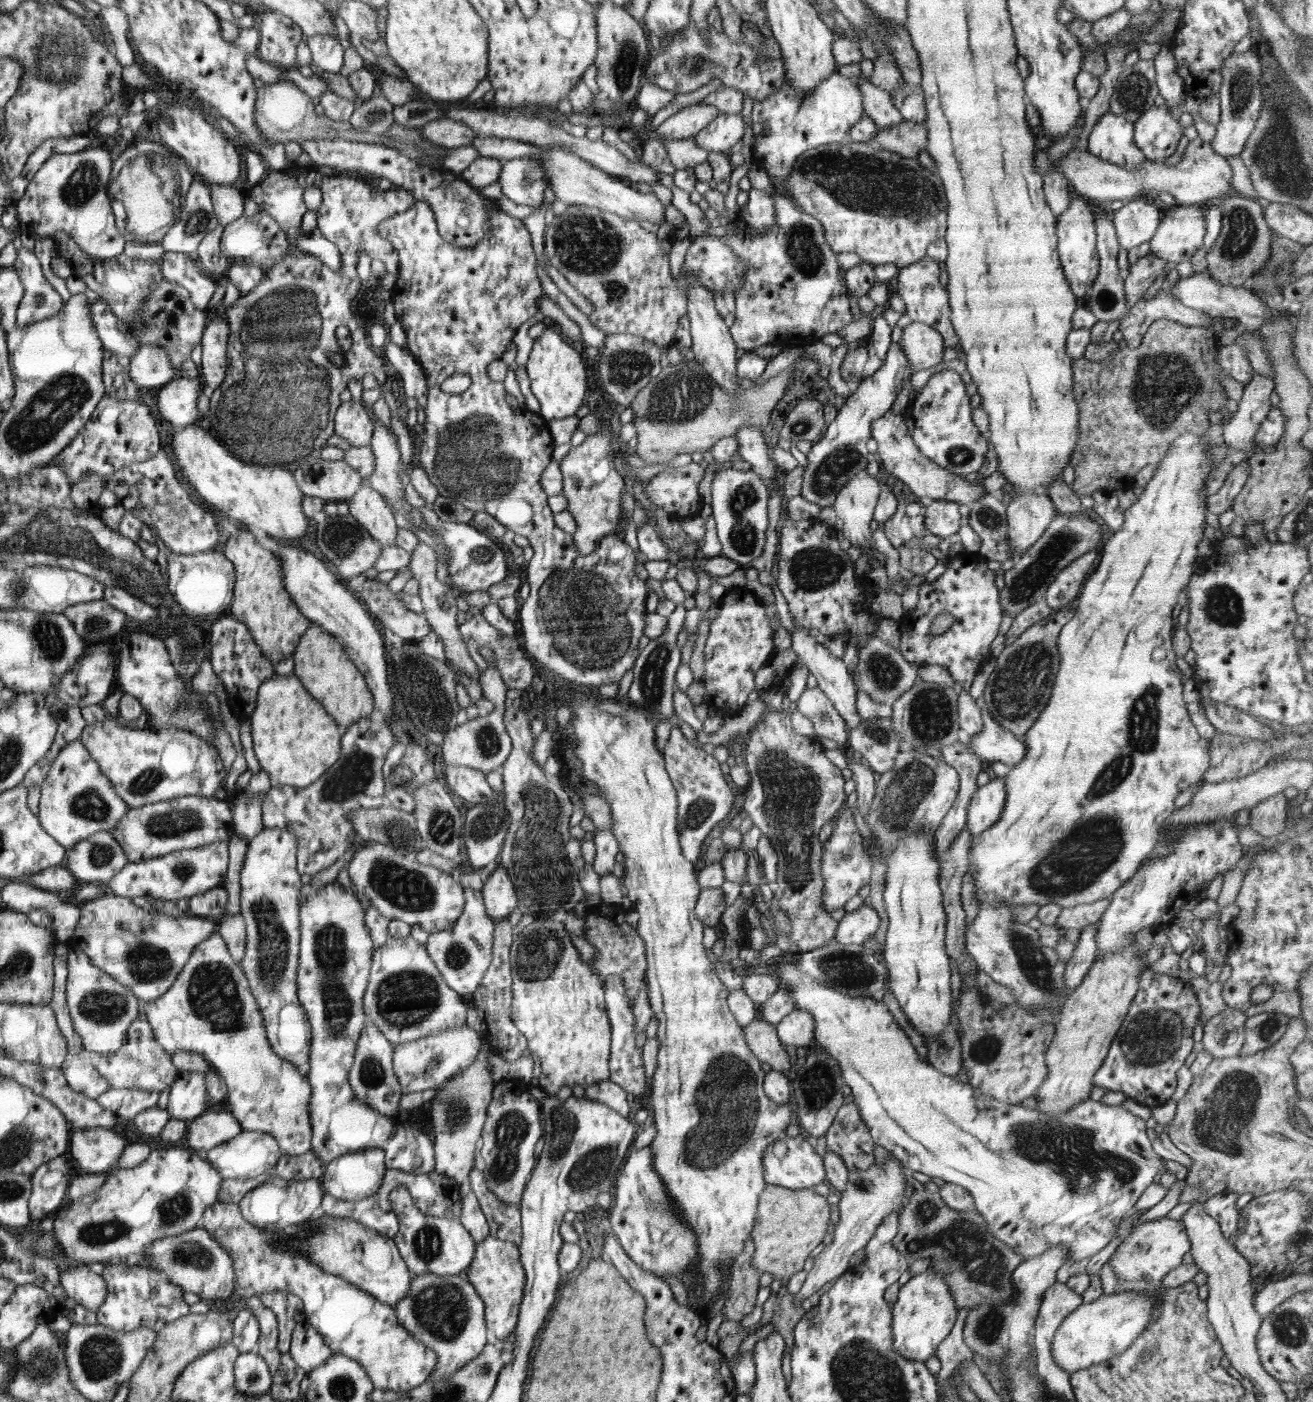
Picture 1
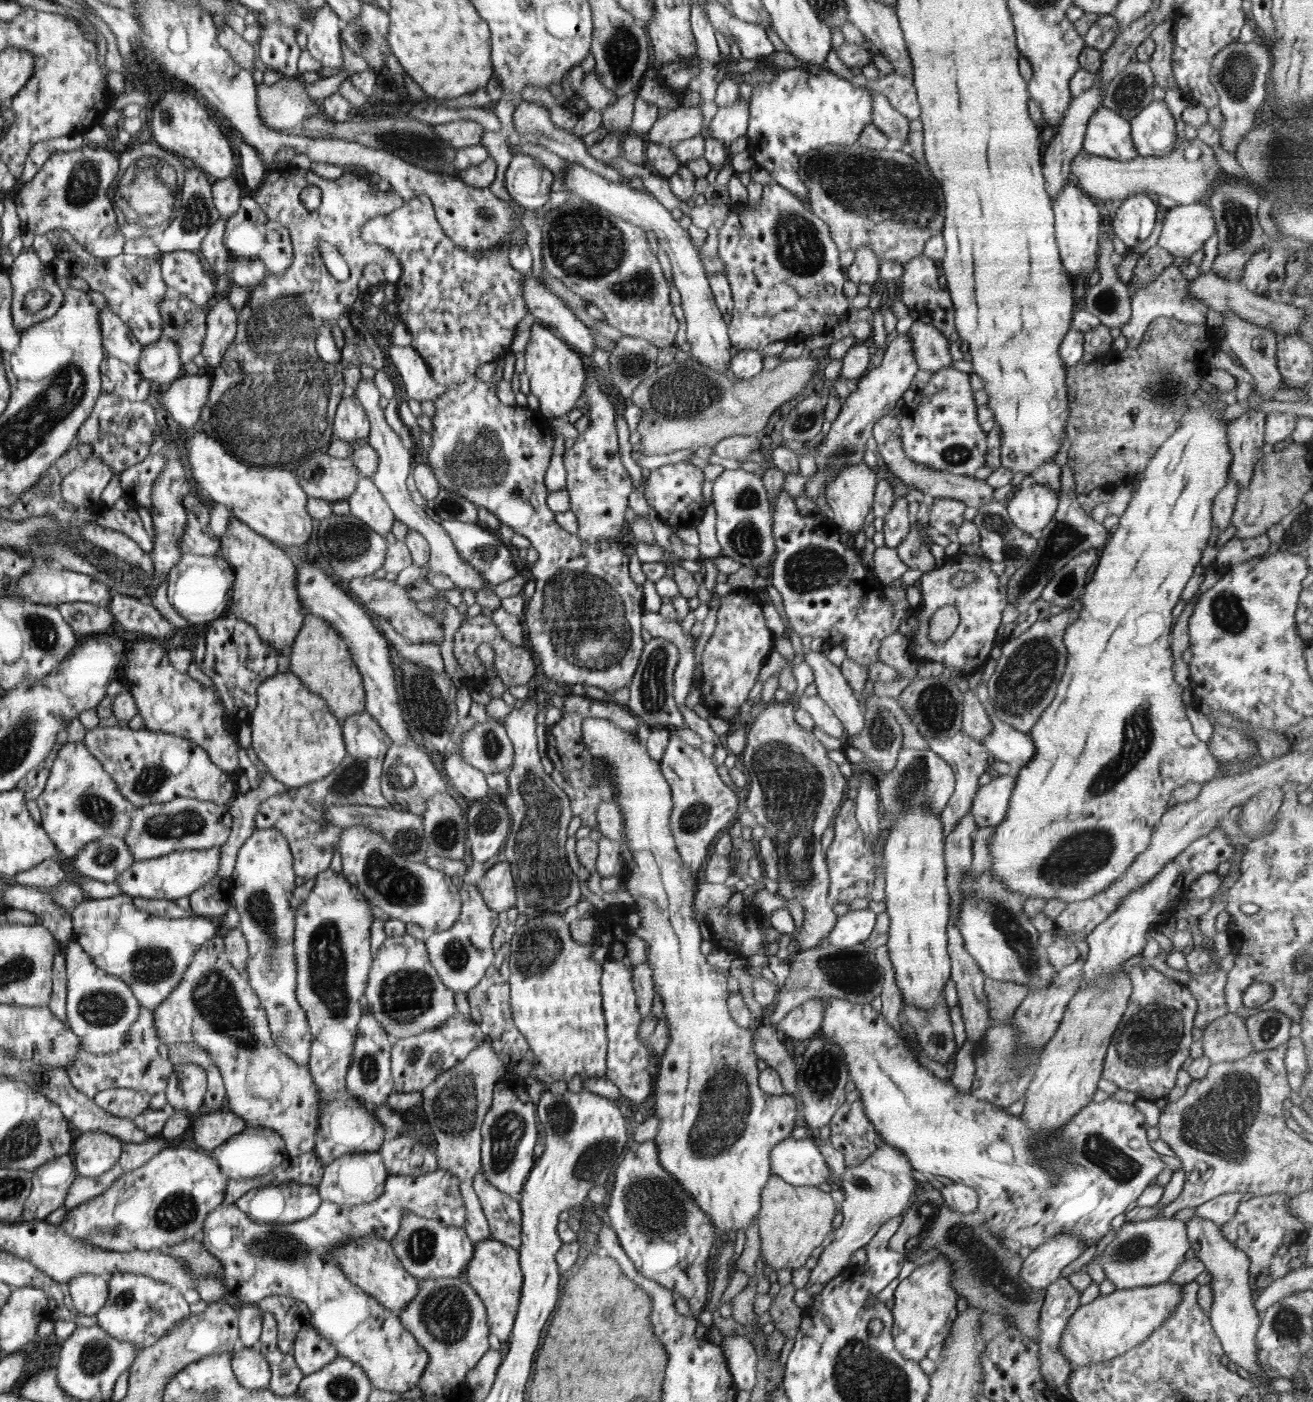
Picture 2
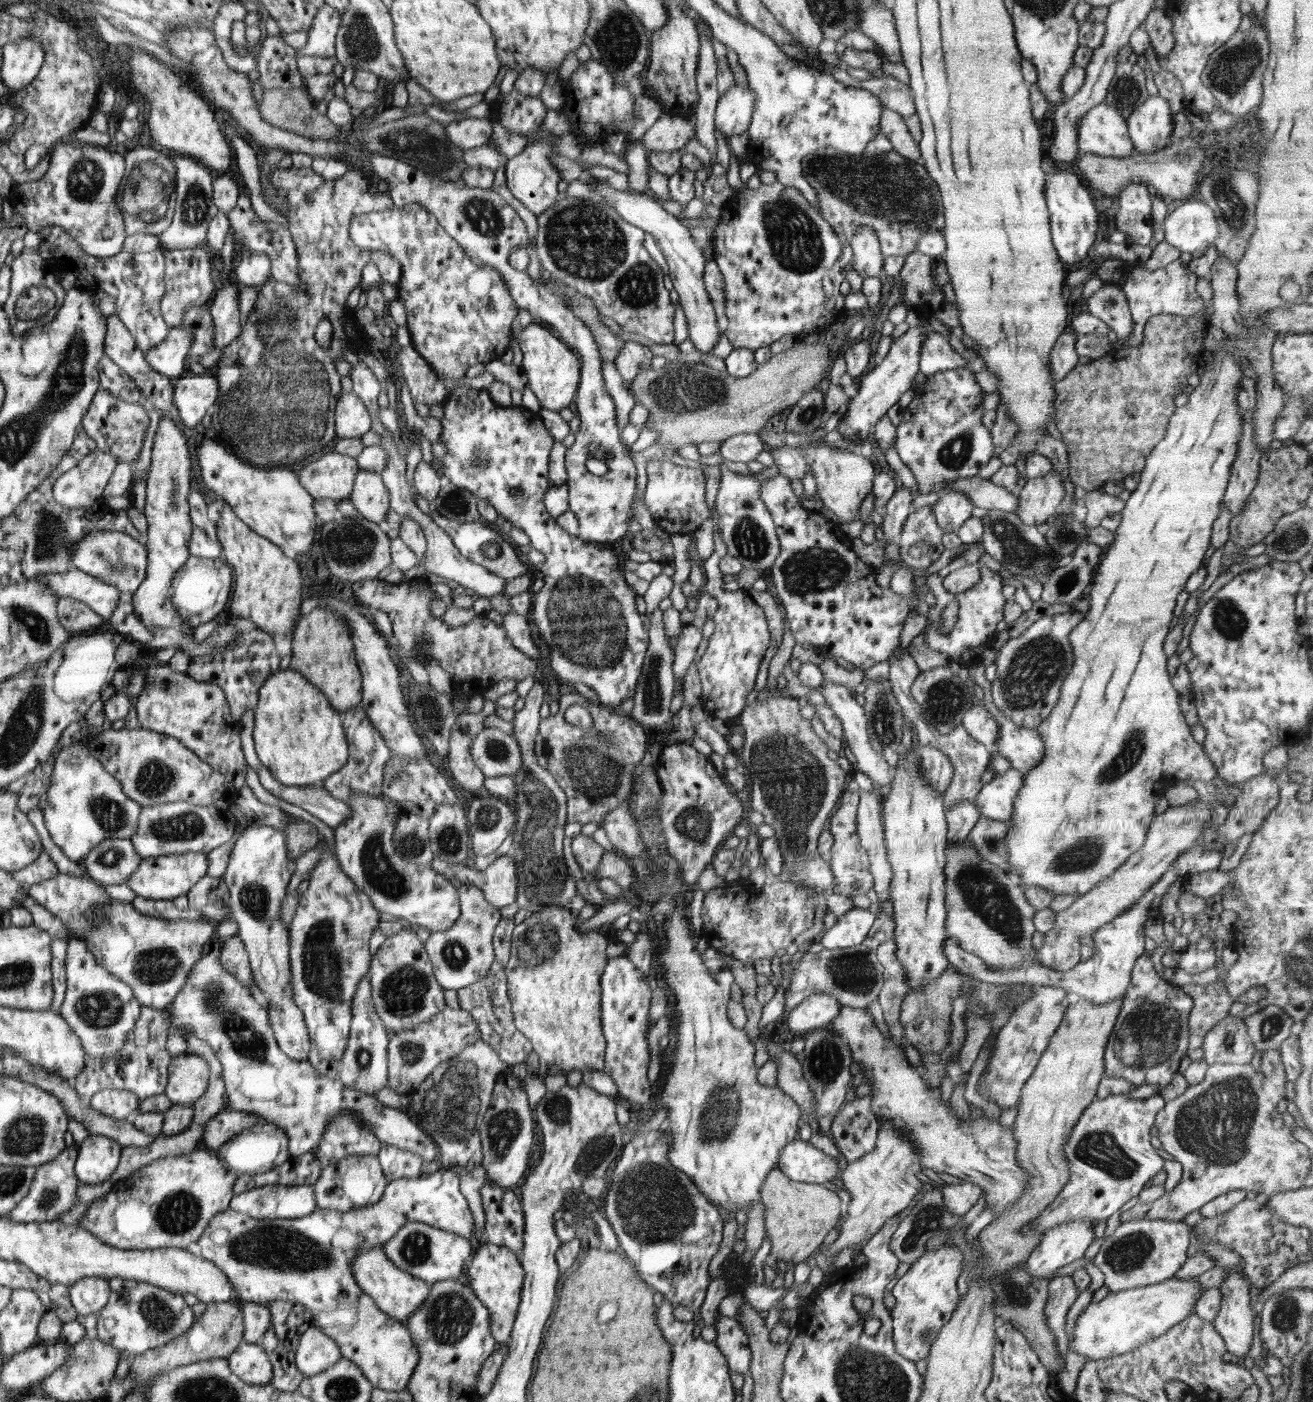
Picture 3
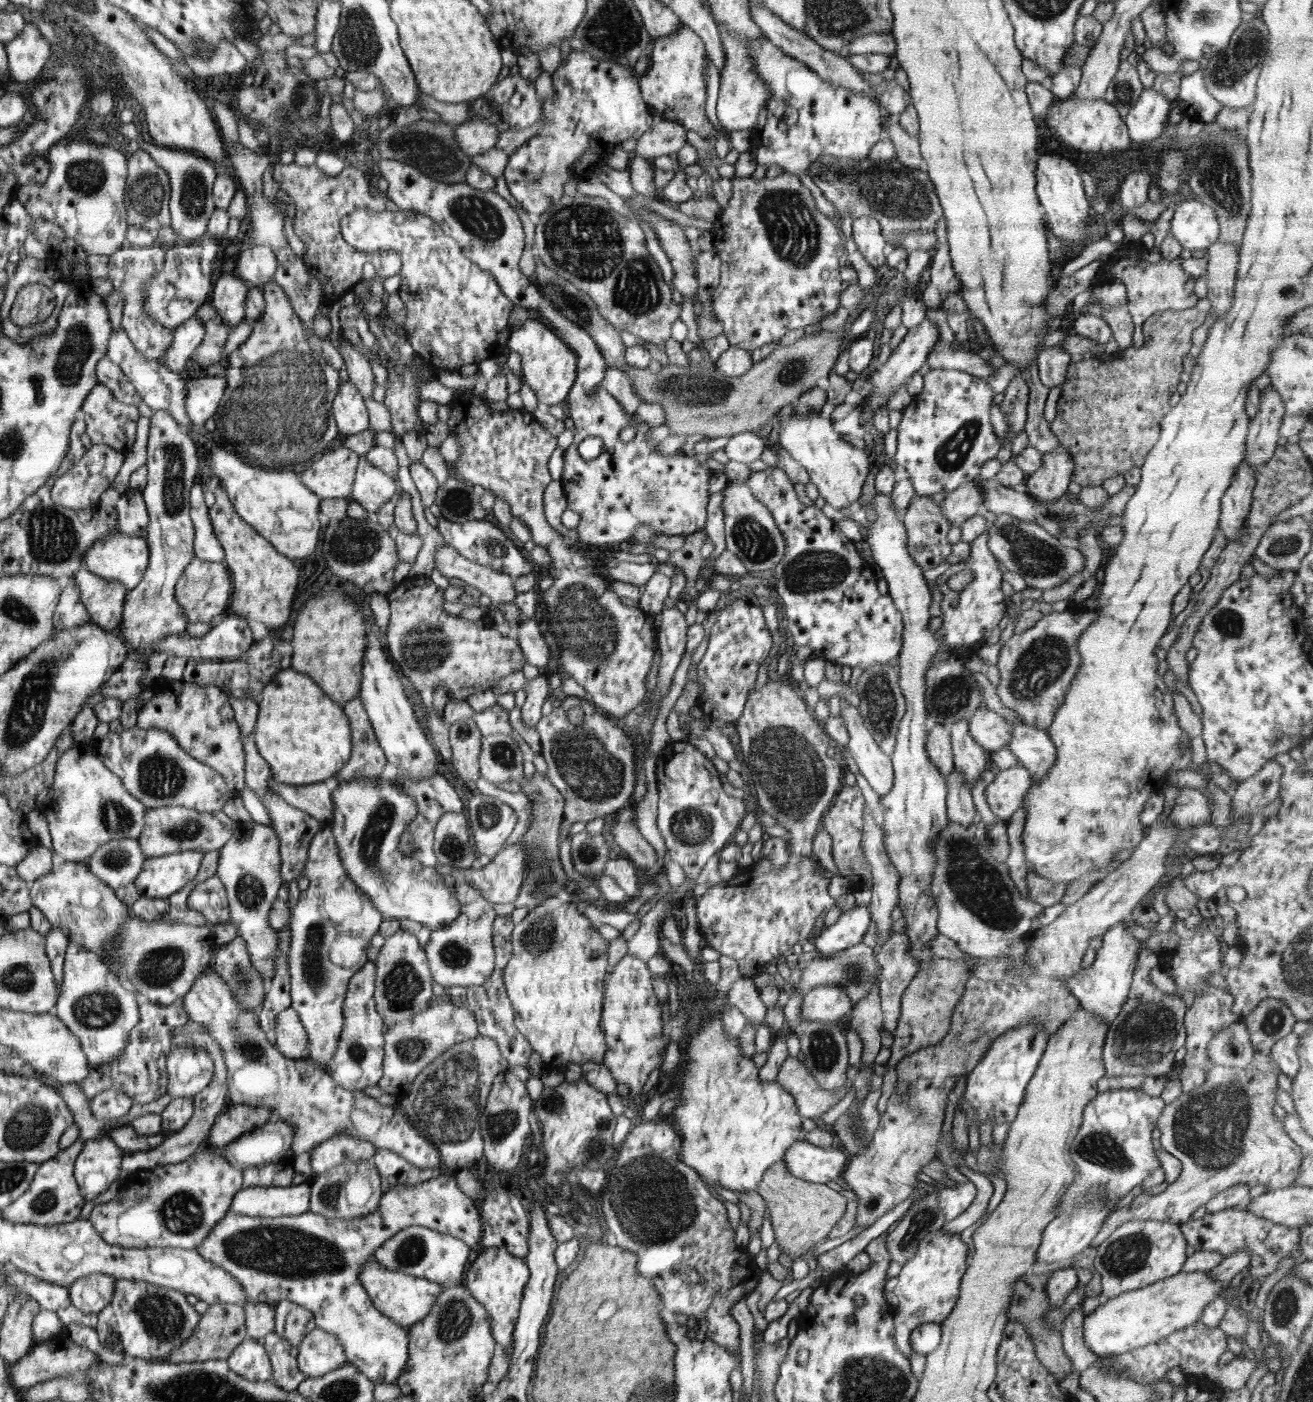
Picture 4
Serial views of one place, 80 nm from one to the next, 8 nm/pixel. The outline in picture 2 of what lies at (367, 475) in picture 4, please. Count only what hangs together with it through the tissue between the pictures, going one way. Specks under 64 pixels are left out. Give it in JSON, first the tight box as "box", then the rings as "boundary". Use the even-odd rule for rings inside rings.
{"box":[348,477,396,536],"boundary":[[[362,477],[358,481],[353,496],[348,498],[351,514],[360,518],[371,529],[378,531],[382,536],[387,536],[396,518],[385,495],[374,484],[372,477]]]}

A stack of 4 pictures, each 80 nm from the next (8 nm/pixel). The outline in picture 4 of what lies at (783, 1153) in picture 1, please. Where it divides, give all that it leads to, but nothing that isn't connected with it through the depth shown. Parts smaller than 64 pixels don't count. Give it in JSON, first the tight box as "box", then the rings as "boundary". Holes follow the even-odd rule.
{"box":[783,1139,848,1184],"boundary":[[[803,1139],[791,1144],[783,1160],[791,1175],[816,1184],[840,1181],[848,1166],[848,1156],[838,1144],[820,1148]]]}

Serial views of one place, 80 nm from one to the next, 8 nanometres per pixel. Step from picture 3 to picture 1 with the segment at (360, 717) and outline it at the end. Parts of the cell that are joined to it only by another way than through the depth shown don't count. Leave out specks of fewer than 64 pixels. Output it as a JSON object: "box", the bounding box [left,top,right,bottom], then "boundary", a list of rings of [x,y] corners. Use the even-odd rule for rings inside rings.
{"box":[262,712,395,875],"boundary":[[[373,712],[370,718],[358,720],[354,726],[344,730],[342,740],[343,752],[338,762],[330,770],[307,788],[289,788],[277,786],[270,788],[262,801],[262,822],[264,828],[286,829],[293,832],[297,838],[296,870],[300,875],[315,875],[326,868],[330,868],[340,857],[358,840],[356,828],[349,821],[349,812],[356,809],[379,808],[387,805],[385,799],[385,756],[395,743],[395,736],[382,714]]]}

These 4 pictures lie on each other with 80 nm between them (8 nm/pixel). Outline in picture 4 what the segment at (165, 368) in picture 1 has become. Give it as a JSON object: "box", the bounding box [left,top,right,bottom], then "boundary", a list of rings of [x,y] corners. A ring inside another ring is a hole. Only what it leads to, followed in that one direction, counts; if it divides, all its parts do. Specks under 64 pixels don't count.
{"box":[163,316,206,375],"boundary":[[[196,316],[186,319],[182,325],[177,326],[172,333],[173,343],[168,352],[163,354],[163,362],[167,369],[184,375],[186,360],[190,358],[206,334],[205,324]]]}

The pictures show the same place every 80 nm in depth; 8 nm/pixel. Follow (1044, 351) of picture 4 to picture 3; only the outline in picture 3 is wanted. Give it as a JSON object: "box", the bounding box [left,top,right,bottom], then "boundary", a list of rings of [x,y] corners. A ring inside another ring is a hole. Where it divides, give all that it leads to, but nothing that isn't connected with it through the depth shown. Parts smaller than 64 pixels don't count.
{"box":[1049,333,1080,382],"boundary":[[[1062,333],[1049,354],[1049,370],[1053,382],[1060,382],[1078,364],[1080,357],[1075,350],[1076,333]]]}

